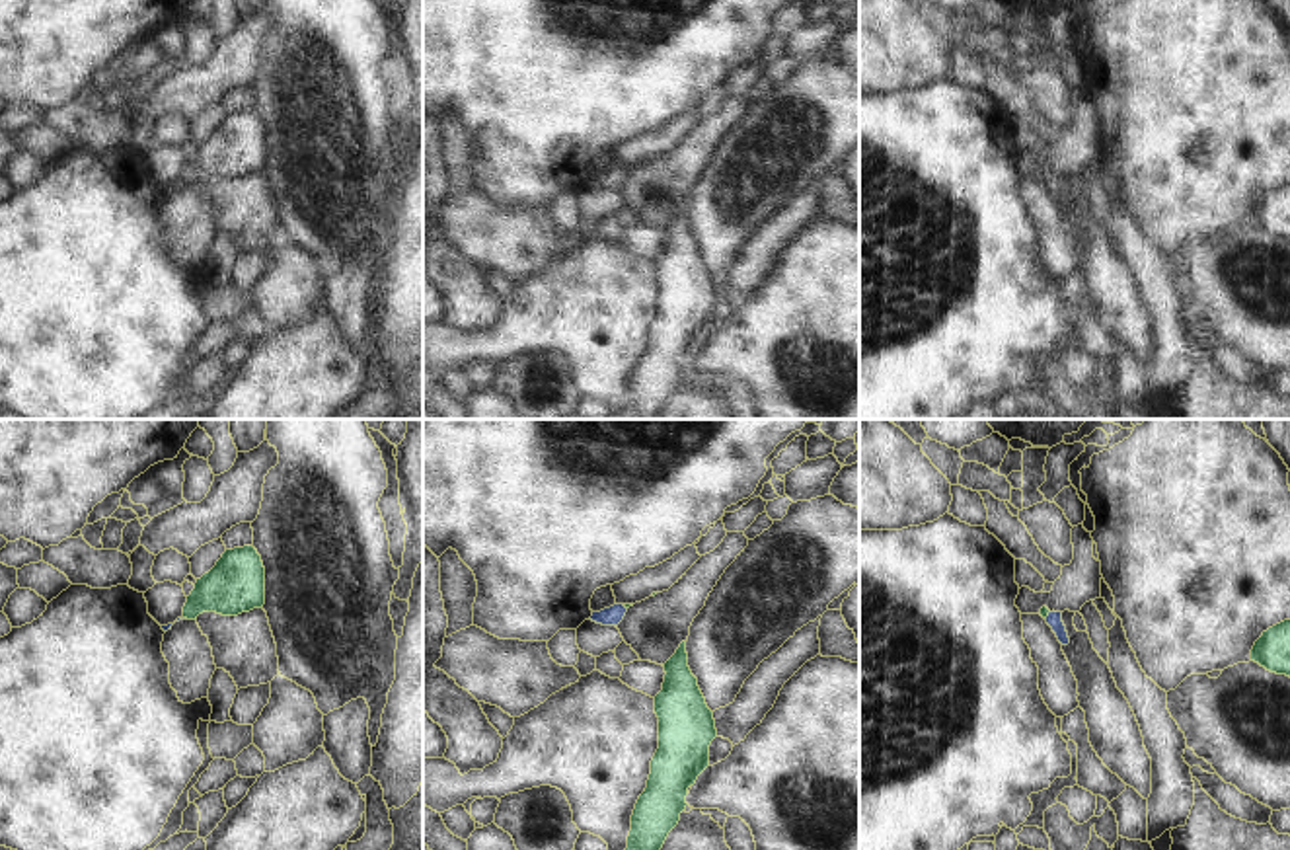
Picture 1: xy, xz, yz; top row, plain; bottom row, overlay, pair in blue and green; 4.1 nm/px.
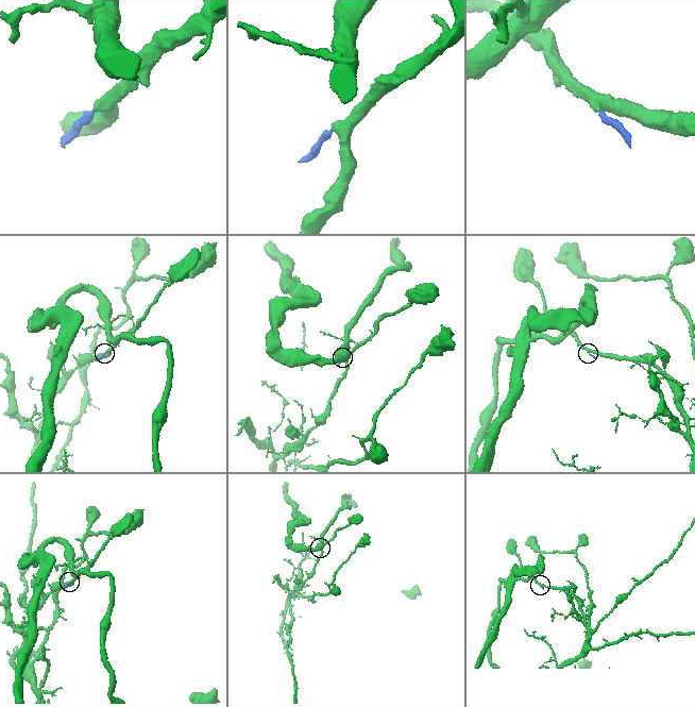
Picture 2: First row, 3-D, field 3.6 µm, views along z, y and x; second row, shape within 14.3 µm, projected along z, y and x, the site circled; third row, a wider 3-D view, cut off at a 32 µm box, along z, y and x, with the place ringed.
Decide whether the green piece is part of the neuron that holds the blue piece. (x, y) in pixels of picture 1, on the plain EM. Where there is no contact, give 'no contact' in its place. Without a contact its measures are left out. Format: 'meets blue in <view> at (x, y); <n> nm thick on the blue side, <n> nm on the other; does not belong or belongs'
meets blue in yz at (1049, 178); 60 nm thick on the blue side, 40 nm on the other; belongs

